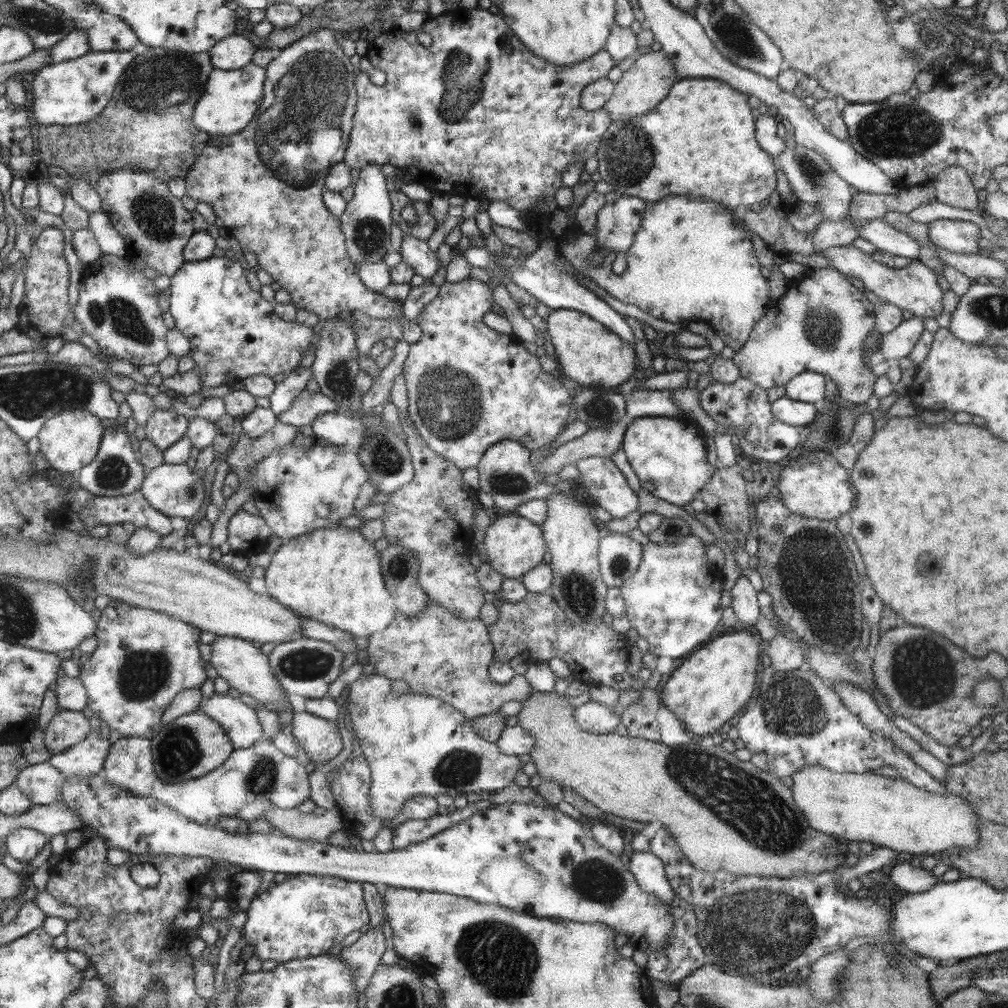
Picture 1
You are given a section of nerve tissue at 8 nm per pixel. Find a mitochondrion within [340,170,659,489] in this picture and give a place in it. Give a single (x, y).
(451, 401)

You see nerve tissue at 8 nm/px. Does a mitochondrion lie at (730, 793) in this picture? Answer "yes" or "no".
yes

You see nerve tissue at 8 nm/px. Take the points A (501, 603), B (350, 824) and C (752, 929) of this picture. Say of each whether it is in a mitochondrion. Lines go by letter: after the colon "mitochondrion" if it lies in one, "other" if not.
A: other
B: other
C: mitochondrion

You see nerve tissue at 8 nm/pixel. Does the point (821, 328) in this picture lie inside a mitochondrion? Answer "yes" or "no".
yes

